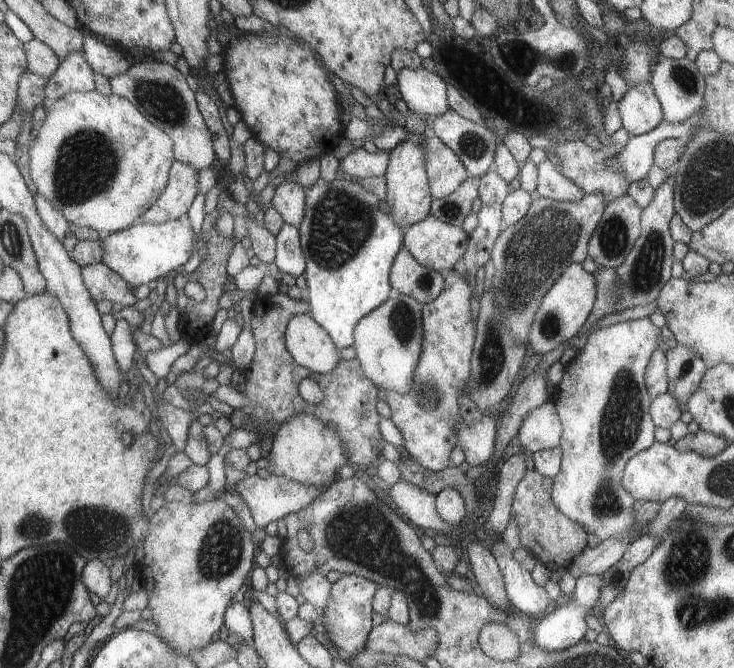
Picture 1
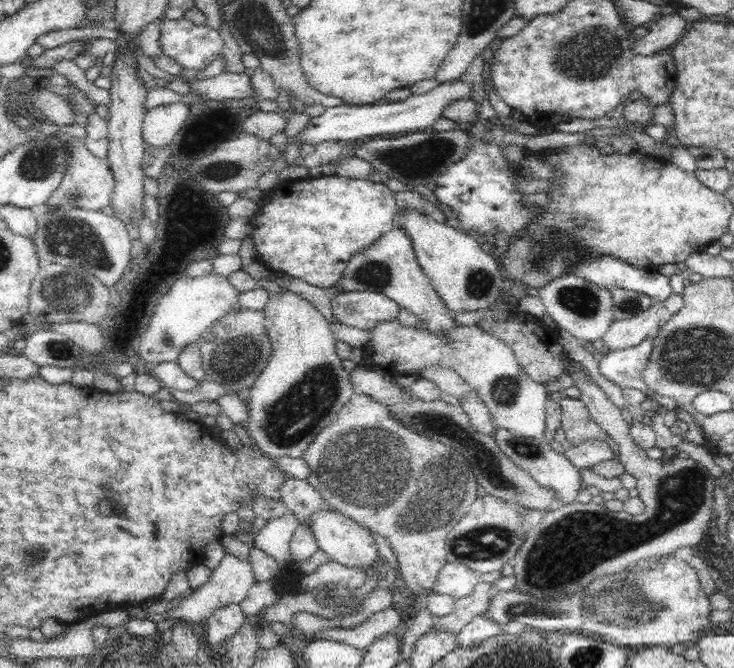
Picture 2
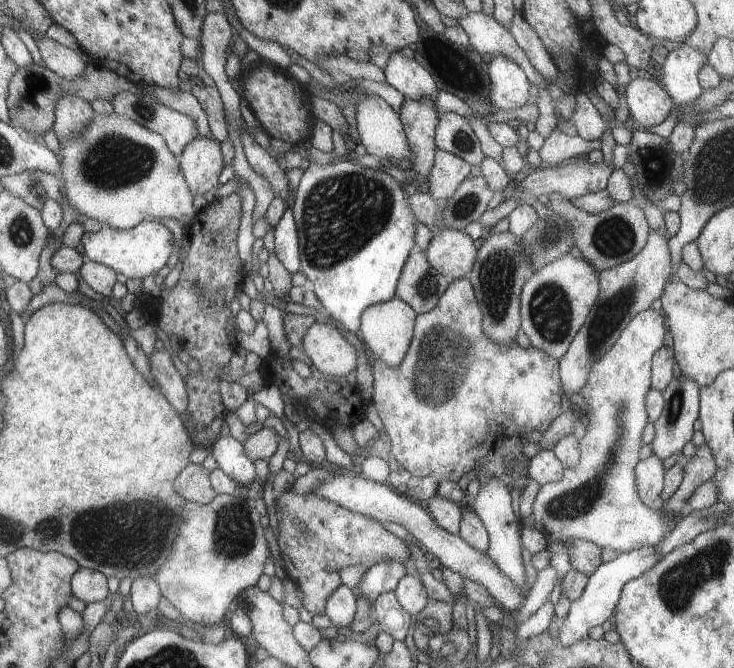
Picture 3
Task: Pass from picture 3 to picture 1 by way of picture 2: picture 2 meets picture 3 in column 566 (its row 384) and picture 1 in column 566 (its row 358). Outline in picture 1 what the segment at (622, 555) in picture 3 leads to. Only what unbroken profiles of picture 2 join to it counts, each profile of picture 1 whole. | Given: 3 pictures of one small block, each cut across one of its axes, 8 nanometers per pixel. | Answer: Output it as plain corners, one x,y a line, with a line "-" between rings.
578,574
575,590
569,598
570,600
563,598
555,603
553,609
538,619
534,630
530,630
532,638
534,638
534,646
538,646
540,650
548,650
548,652
560,652
560,650
566,650
583,641
586,631
589,629
586,616
589,613
596,613
600,588
602,588
602,575

